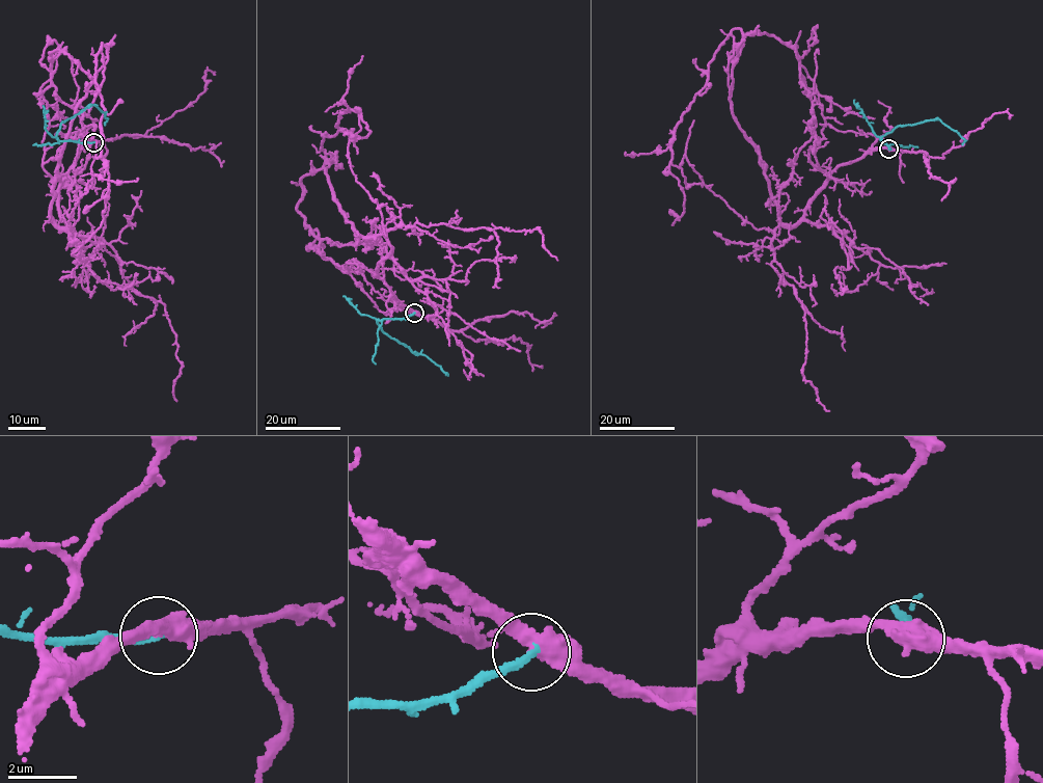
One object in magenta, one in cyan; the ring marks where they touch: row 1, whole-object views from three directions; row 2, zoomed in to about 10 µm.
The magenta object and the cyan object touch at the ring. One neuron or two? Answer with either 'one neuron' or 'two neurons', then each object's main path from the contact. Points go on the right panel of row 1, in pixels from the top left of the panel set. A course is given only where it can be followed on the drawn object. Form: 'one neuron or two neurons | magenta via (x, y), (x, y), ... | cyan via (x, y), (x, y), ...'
one neuron | magenta via (889, 149), (827, 173), (798, 54), (745, 33), (734, 61), (735, 29), (677, 125), (671, 224) | cyan via (889, 149), (881, 141), (883, 136), (898, 126), (935, 118), (957, 132), (964, 139), (962, 144)

